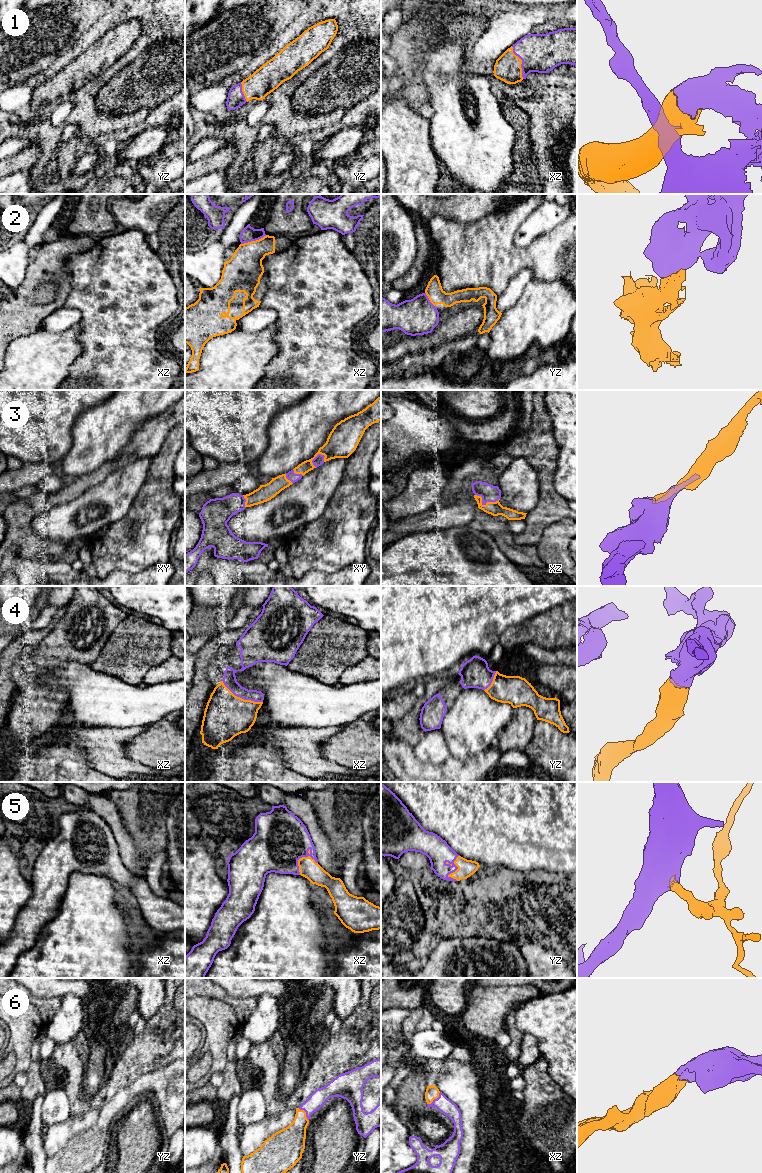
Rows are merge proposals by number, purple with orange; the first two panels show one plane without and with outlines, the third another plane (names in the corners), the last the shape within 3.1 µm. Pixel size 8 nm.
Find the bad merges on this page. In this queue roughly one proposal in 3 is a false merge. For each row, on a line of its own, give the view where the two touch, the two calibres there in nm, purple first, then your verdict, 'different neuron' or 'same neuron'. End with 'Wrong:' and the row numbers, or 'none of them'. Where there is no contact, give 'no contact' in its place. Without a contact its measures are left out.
1: meets purple in xz; 320 nm thick on the purple side, 220 nm on the other; same neuron
2: meets purple in xz; 120 nm thick on the purple side, 280 nm on the other; different neuron
3: meets purple in xz; 140 nm thick on the purple side, 110 nm on the other; same neuron
4: meets purple in xz; 110 nm thick on the purple side, 360 nm on the other; same neuron
5: meets purple in yz; 190 nm thick on the purple side, 140 nm on the other; same neuron
6: meets purple in xz; 120 nm thick on the purple side, 110 nm on the other; same neuron
Wrong: 2

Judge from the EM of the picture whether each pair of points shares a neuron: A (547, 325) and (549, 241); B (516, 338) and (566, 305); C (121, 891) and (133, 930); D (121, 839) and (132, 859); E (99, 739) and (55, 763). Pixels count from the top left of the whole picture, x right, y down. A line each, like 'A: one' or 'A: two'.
A: two
B: one
C: one
D: one
E: two

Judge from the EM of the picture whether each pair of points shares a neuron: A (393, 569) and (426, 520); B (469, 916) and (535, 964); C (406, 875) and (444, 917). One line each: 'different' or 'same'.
A: different
B: different
C: same

